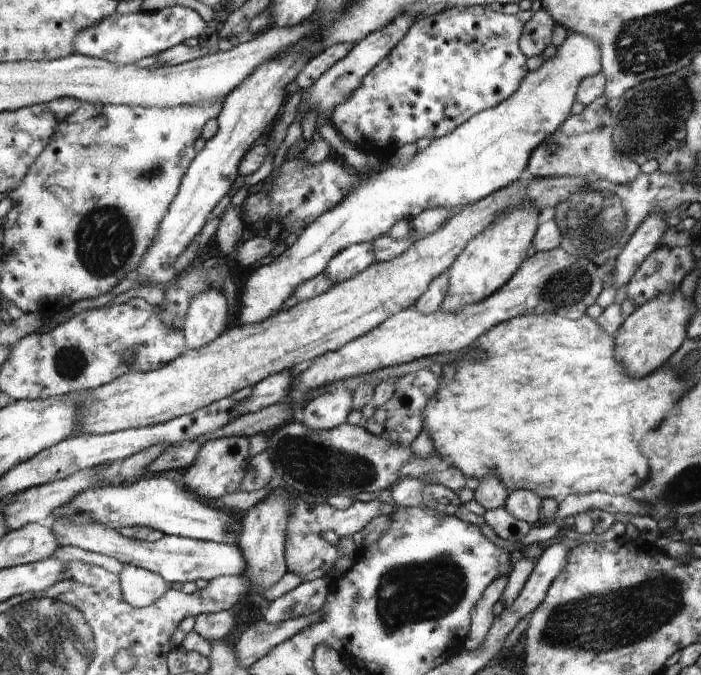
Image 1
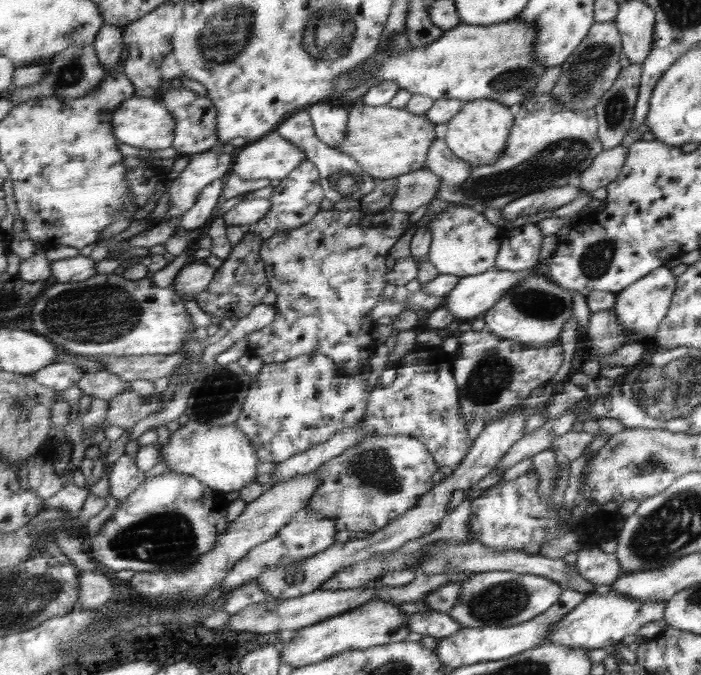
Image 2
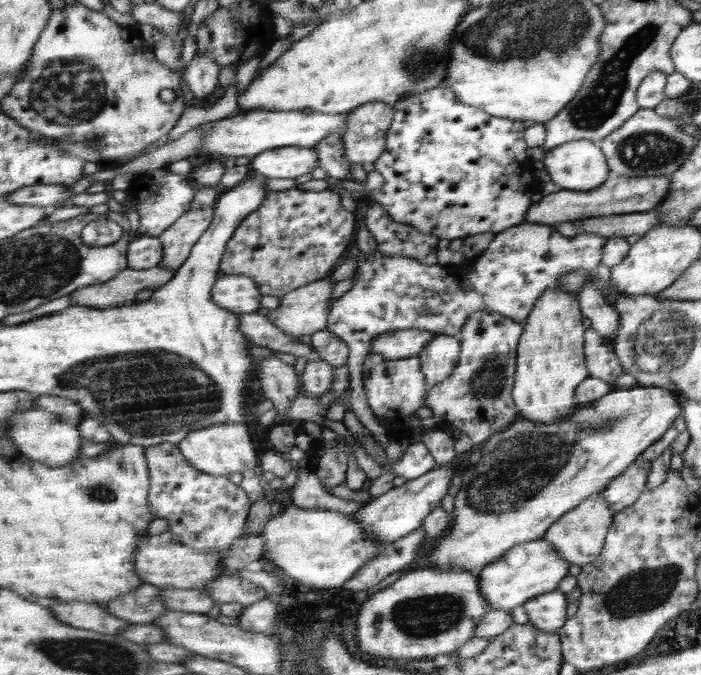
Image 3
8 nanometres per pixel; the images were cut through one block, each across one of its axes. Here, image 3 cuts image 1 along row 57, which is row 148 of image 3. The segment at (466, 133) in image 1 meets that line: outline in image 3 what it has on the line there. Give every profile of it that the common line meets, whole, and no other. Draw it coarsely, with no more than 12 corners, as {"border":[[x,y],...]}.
{"border":[[601,143],[546,150],[545,178],[566,190],[594,190],[612,174]]}

